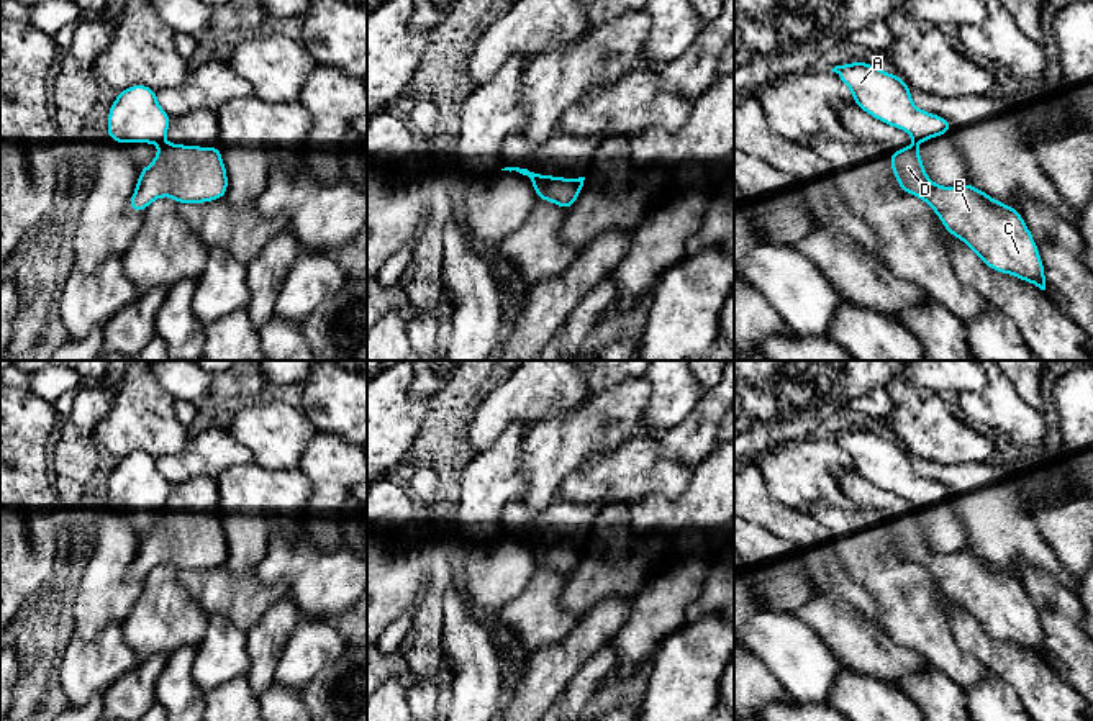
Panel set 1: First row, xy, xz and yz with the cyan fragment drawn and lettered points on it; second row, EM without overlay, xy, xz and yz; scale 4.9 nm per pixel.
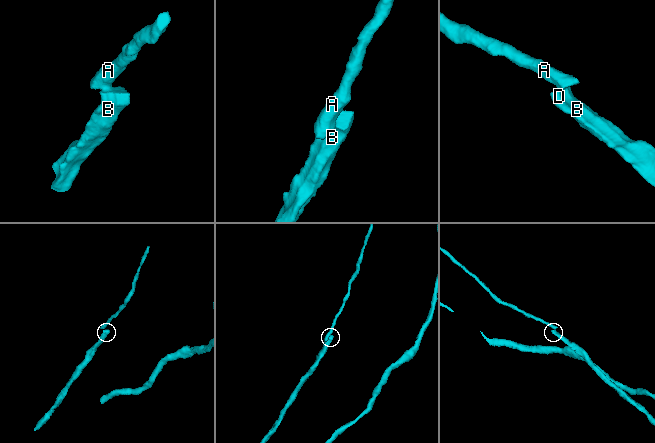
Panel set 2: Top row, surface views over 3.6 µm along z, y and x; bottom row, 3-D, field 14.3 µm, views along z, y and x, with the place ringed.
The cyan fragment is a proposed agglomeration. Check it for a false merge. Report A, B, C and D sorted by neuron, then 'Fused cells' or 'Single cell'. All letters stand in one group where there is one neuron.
Groups: A / B C D. Fused cells

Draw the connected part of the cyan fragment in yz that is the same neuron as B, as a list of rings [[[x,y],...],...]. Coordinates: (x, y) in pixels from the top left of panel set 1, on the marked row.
[[[918,144],[888,154],[888,161],[901,190],[924,200],[939,216],[947,233],[964,241],[991,270],[1011,274],[1045,290],[1044,262],[1039,257],[1037,244],[1014,206],[991,198],[972,184],[954,187],[934,184],[924,170]]]

